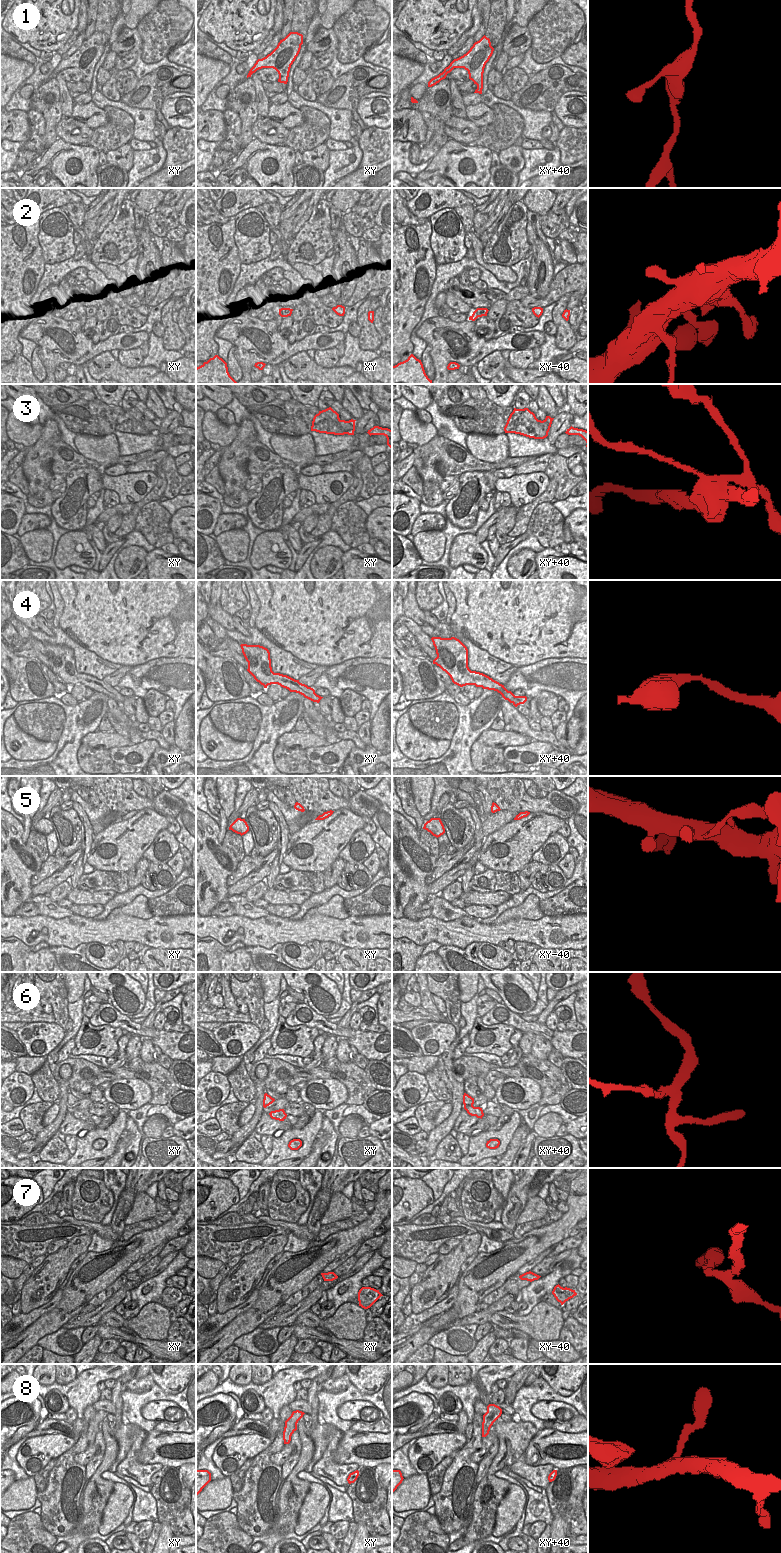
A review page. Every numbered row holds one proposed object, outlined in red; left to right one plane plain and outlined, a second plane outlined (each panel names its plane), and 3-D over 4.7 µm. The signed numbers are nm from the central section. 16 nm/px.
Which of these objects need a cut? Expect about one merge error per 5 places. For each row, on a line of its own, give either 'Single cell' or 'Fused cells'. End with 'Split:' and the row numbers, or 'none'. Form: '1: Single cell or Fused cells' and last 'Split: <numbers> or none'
1: Single cell
2: Single cell
3: Fused cells
4: Single cell
5: Single cell
6: Fused cells
7: Single cell
8: Single cell
Split: 3, 6.

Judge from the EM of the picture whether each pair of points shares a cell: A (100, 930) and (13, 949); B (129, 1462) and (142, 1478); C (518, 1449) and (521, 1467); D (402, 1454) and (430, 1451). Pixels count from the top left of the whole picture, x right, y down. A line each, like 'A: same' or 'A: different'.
A: different
B: same
C: different
D: different

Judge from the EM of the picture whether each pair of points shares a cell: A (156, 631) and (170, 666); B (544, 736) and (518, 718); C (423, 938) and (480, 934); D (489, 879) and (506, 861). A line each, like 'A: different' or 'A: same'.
A: different
B: same
C: same
D: different

